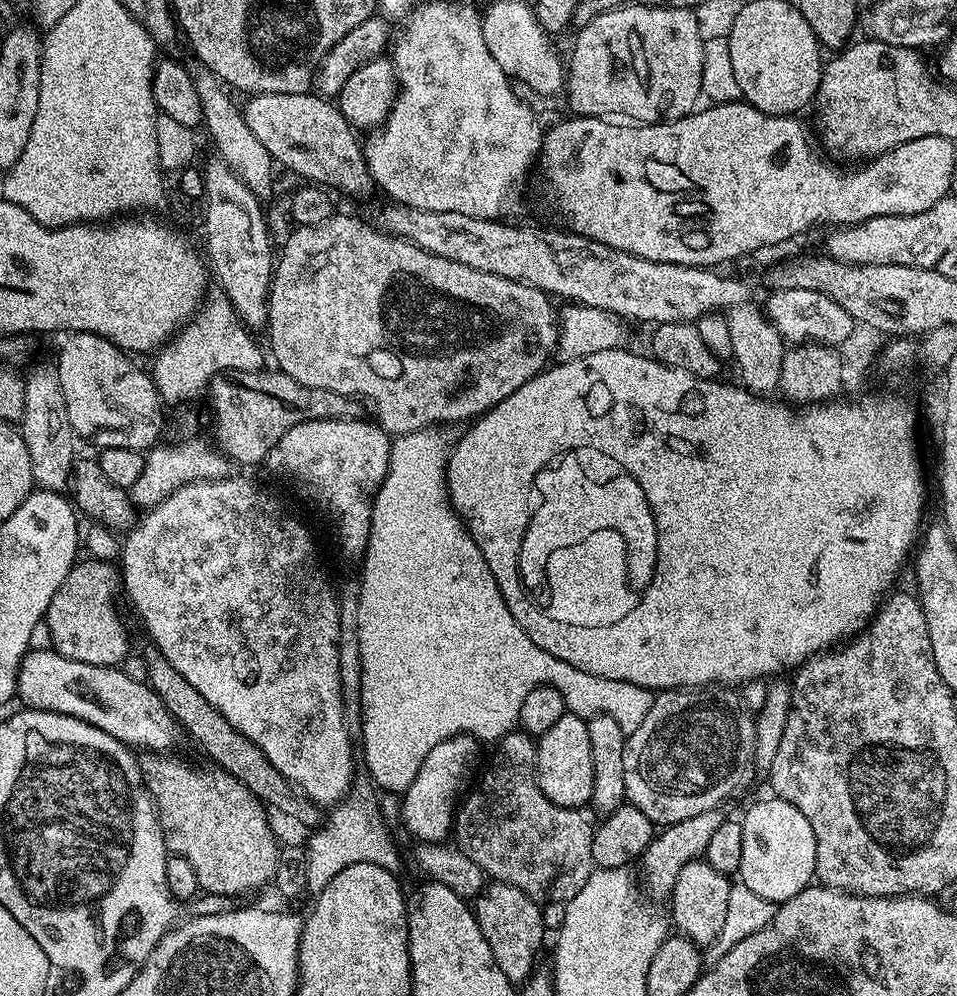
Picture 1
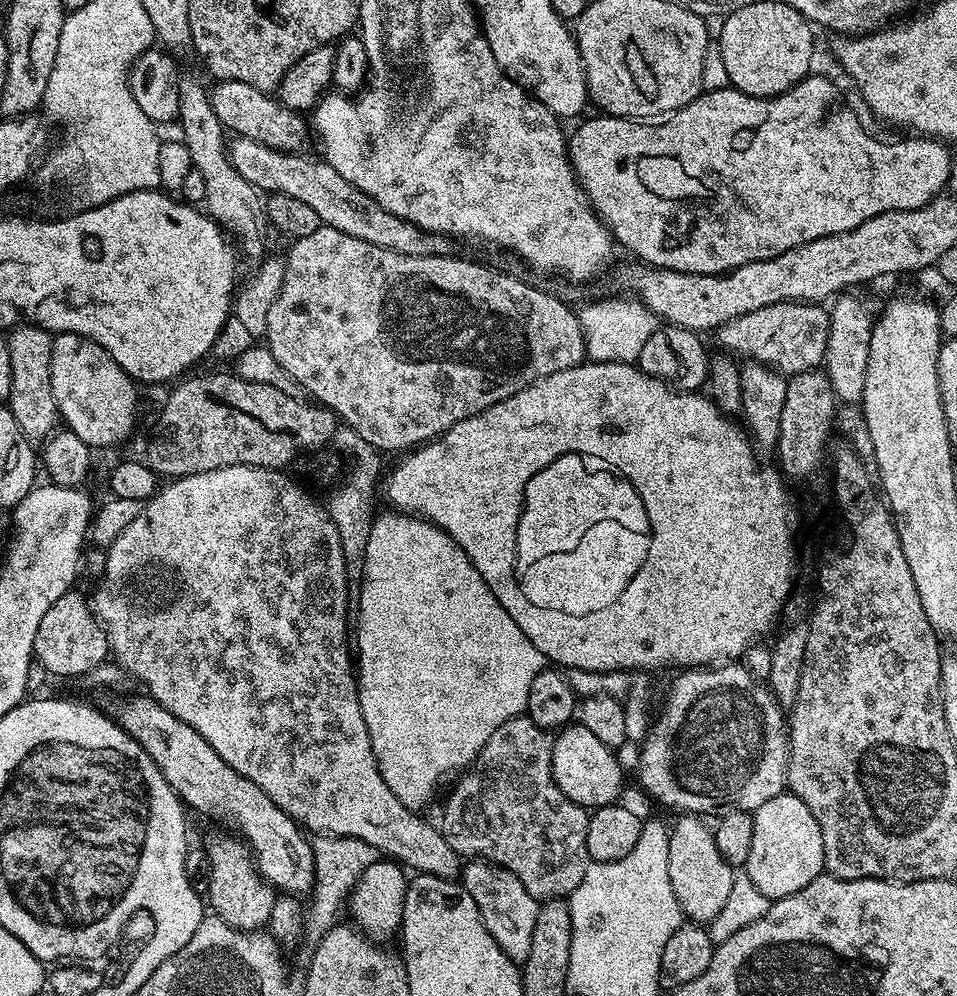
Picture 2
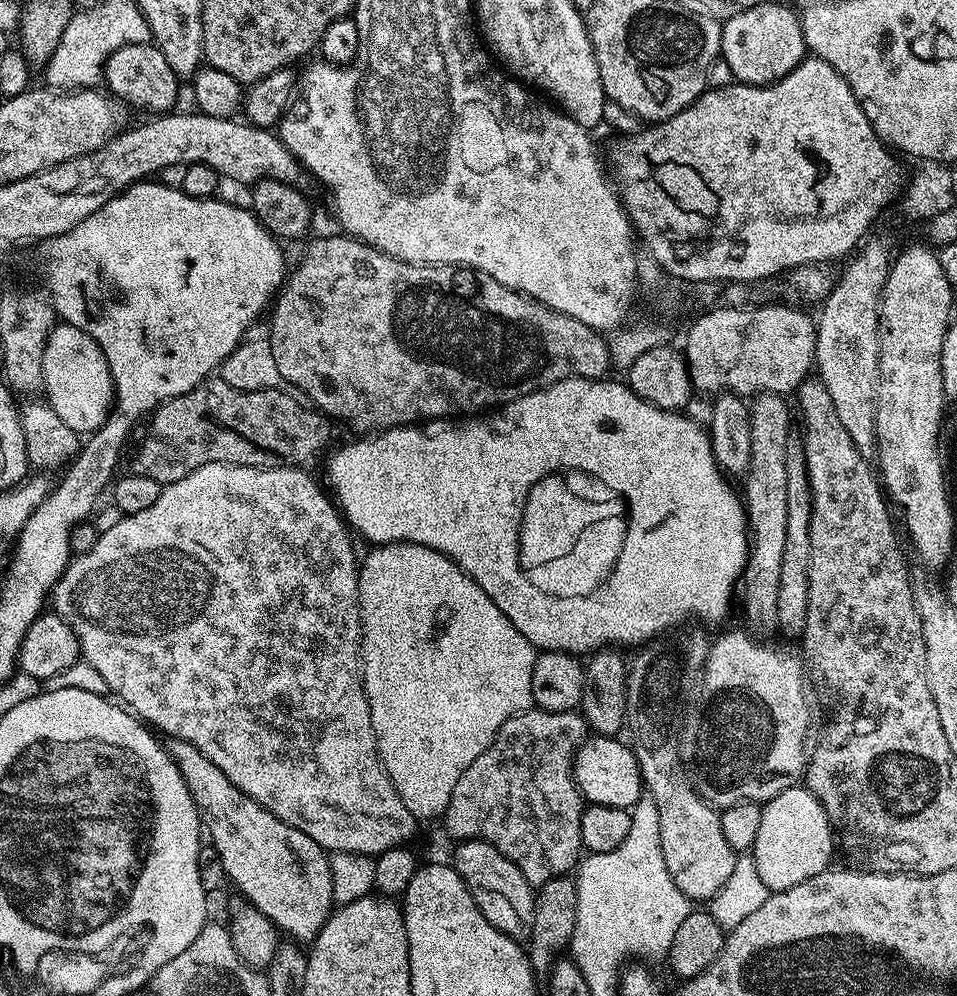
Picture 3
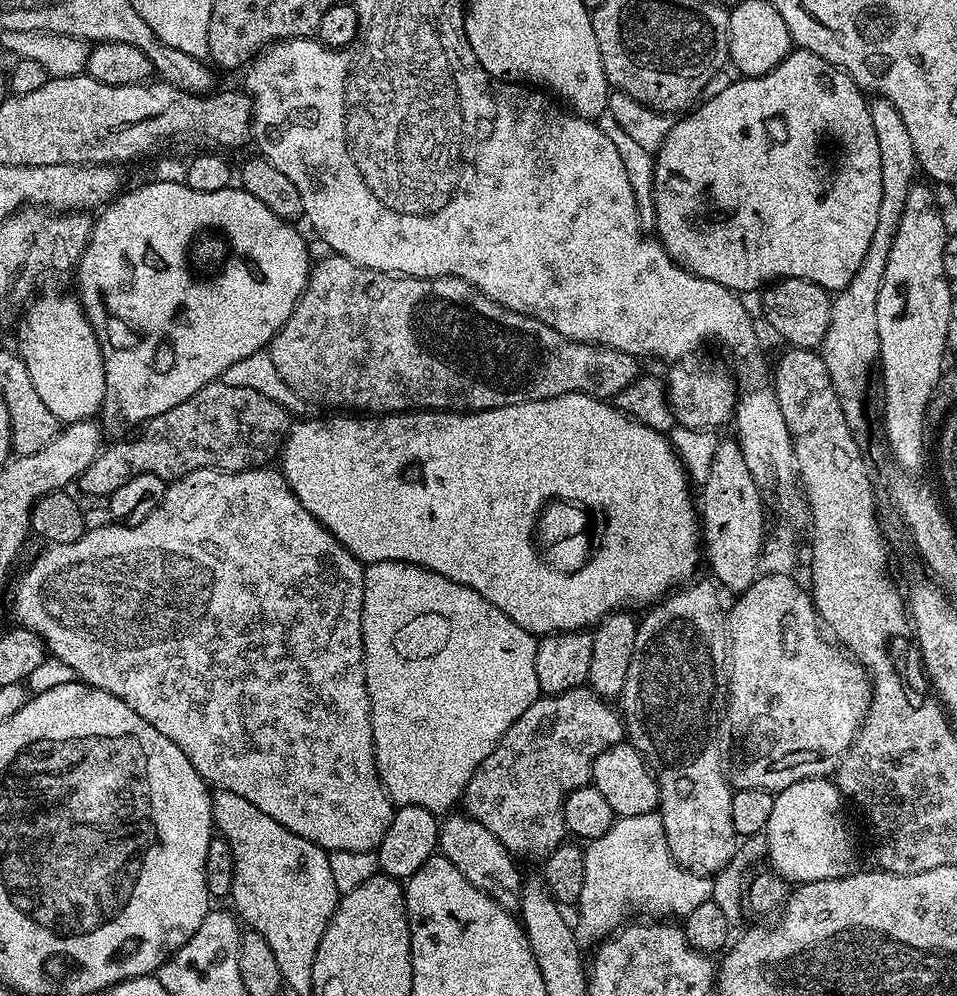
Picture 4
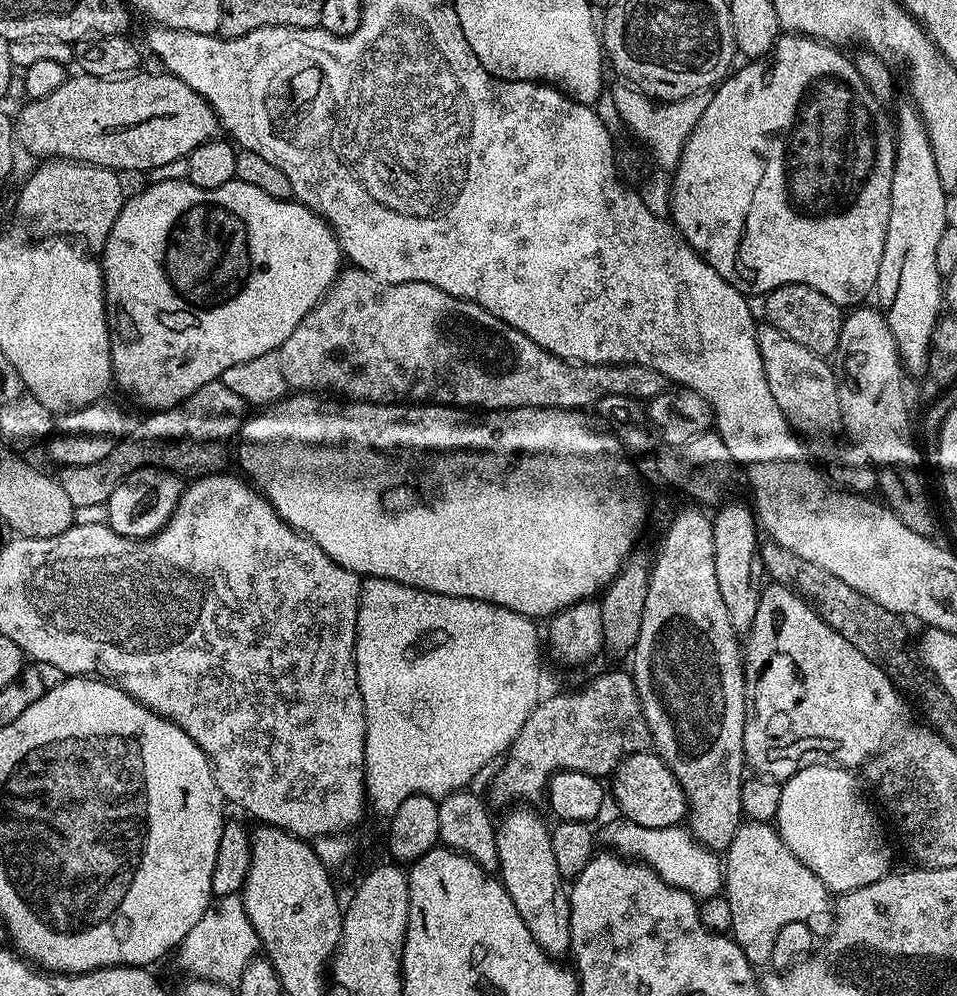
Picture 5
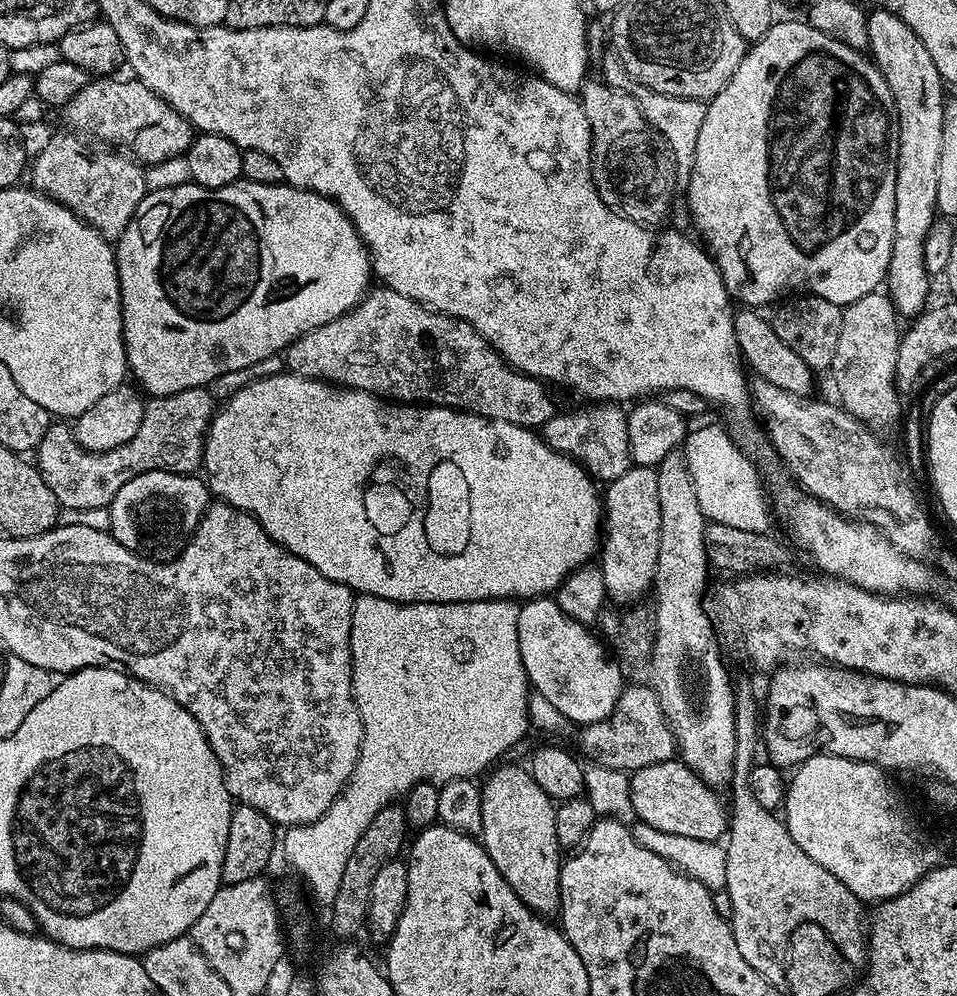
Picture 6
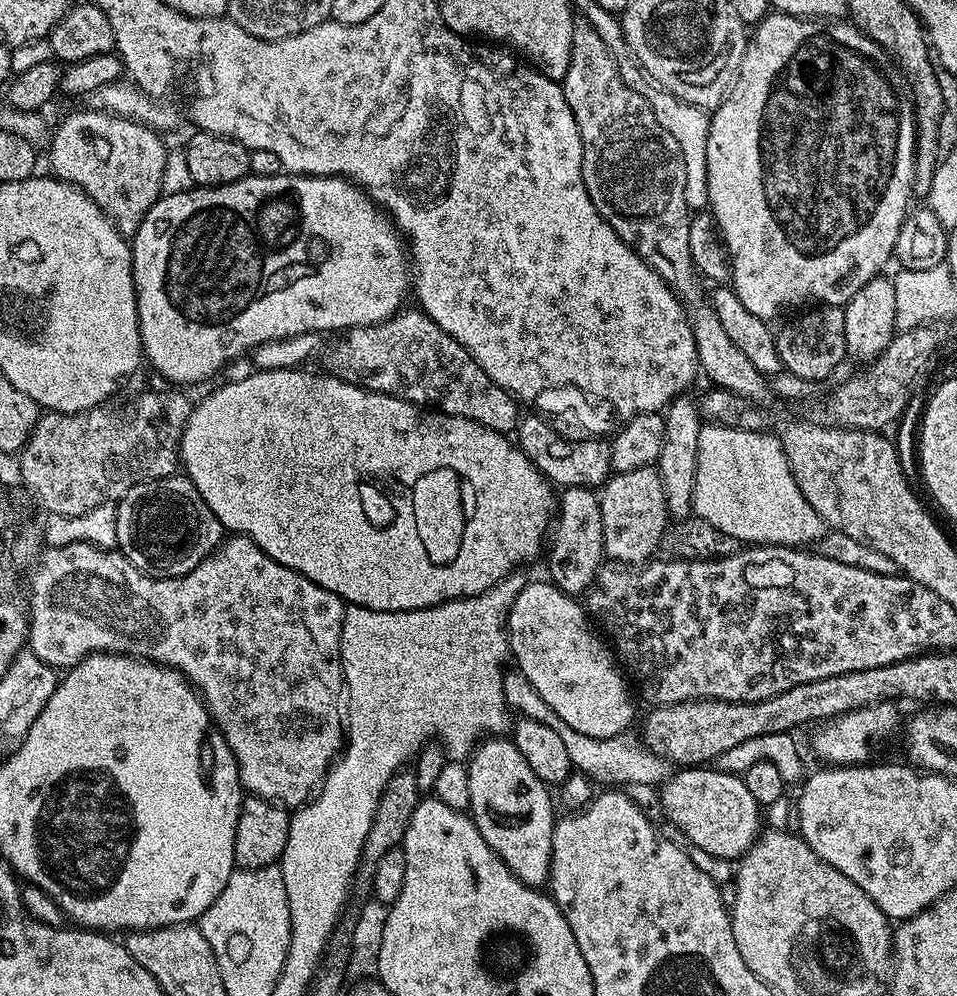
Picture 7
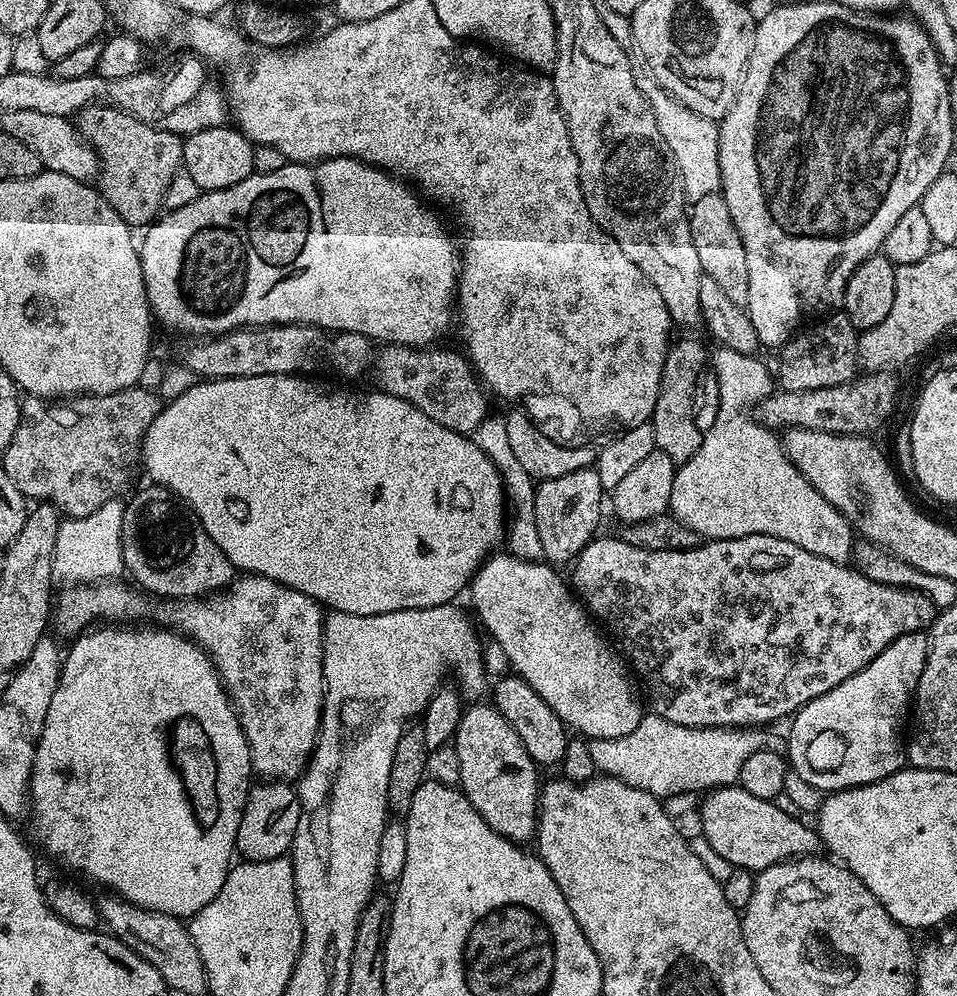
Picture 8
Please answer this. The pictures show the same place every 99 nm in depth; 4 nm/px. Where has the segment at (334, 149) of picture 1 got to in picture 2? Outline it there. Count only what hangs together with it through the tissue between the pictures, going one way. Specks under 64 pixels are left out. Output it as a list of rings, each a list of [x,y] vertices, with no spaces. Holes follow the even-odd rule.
[[[216,80],[213,85],[210,95],[214,114],[218,114],[218,122],[222,122],[222,126],[229,133],[245,136],[254,142],[262,142],[271,148],[280,148],[283,152],[303,149],[304,139],[310,136],[310,128],[305,117],[296,109],[284,107],[279,99],[246,82]]]

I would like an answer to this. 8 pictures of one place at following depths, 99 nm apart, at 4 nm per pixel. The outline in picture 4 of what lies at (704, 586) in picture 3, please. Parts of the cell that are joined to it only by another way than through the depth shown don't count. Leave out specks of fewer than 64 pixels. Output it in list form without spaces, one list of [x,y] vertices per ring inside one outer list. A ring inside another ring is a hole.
[[[571,392],[570,394],[558,394],[554,398],[531,400],[530,402],[511,404],[510,406],[502,406],[501,408],[491,408],[490,410],[482,410],[481,412],[413,410],[381,416],[376,414],[324,415],[328,416],[322,417],[321,420],[304,420],[301,424],[293,423],[288,429],[287,436],[284,437],[282,445],[284,465],[282,465],[282,471],[284,477],[288,480],[288,485],[292,487],[292,493],[298,498],[298,502],[302,506],[306,506],[306,510],[310,510],[310,514],[314,514],[314,518],[318,518],[318,522],[322,522],[324,529],[330,534],[334,534],[334,538],[338,538],[338,542],[342,542],[346,546],[346,550],[350,550],[350,554],[354,554],[361,564],[367,566],[374,562],[382,562],[383,560],[401,560],[407,564],[417,564],[423,568],[429,568],[432,572],[442,574],[446,578],[450,578],[454,582],[458,582],[462,586],[466,586],[470,590],[482,594],[482,598],[486,598],[486,602],[498,606],[498,610],[502,610],[502,614],[506,614],[506,618],[518,622],[518,626],[522,626],[522,630],[532,633],[537,638],[549,636],[551,632],[579,632],[587,629],[589,626],[599,624],[600,619],[606,613],[617,610],[632,610],[635,609],[635,604],[651,606],[663,600],[669,592],[689,583],[697,575],[697,573],[695,574],[696,567],[702,564],[702,527],[701,521],[698,519],[698,508],[695,503],[692,505],[692,496],[688,493],[690,477],[684,471],[684,464],[680,461],[679,454],[672,448],[671,439],[665,433],[654,430],[642,422],[638,422],[634,417],[628,415],[627,412],[620,411],[615,403],[600,400],[596,396],[587,396],[581,392]]]

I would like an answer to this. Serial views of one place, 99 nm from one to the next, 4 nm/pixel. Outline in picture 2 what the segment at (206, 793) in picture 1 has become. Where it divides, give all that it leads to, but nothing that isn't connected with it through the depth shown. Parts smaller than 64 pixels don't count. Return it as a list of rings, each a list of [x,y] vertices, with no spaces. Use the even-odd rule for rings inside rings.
[[[220,836],[206,844],[208,864],[212,867],[208,875],[206,900],[212,903],[216,911],[213,913],[232,928],[240,932],[255,932],[267,925],[278,892],[261,876],[252,849],[243,839],[232,836]]]

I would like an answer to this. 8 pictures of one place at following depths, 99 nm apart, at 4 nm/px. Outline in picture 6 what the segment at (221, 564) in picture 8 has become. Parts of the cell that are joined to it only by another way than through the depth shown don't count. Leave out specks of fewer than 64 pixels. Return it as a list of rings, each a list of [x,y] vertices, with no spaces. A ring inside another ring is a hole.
[[[162,470],[138,474],[118,490],[108,505],[109,529],[113,538],[126,546],[126,550],[149,558],[168,558],[196,533],[209,503],[207,483],[199,475]]]

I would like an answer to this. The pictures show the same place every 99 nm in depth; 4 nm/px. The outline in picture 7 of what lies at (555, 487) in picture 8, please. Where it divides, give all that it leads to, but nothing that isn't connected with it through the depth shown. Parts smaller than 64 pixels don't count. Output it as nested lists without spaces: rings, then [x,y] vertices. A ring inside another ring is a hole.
[[[566,488],[559,493],[558,496],[558,507],[554,513],[554,523],[550,528],[550,541],[552,540],[552,545],[547,545],[546,556],[548,552],[548,574],[546,574],[547,579],[551,581],[553,586],[557,587],[558,590],[564,591],[566,595],[573,596],[575,598],[580,598],[587,593],[588,587],[594,582],[594,578],[598,574],[598,570],[605,563],[606,557],[604,555],[604,531],[602,530],[602,510],[600,509],[600,498],[599,495],[591,488]]]

